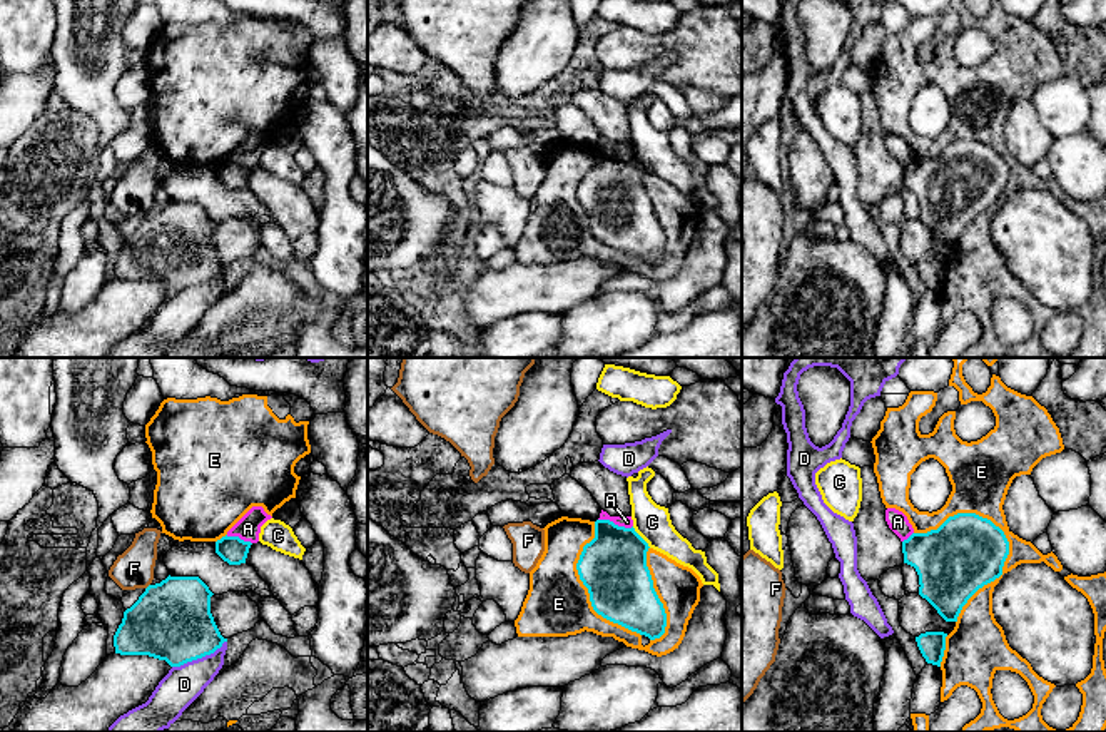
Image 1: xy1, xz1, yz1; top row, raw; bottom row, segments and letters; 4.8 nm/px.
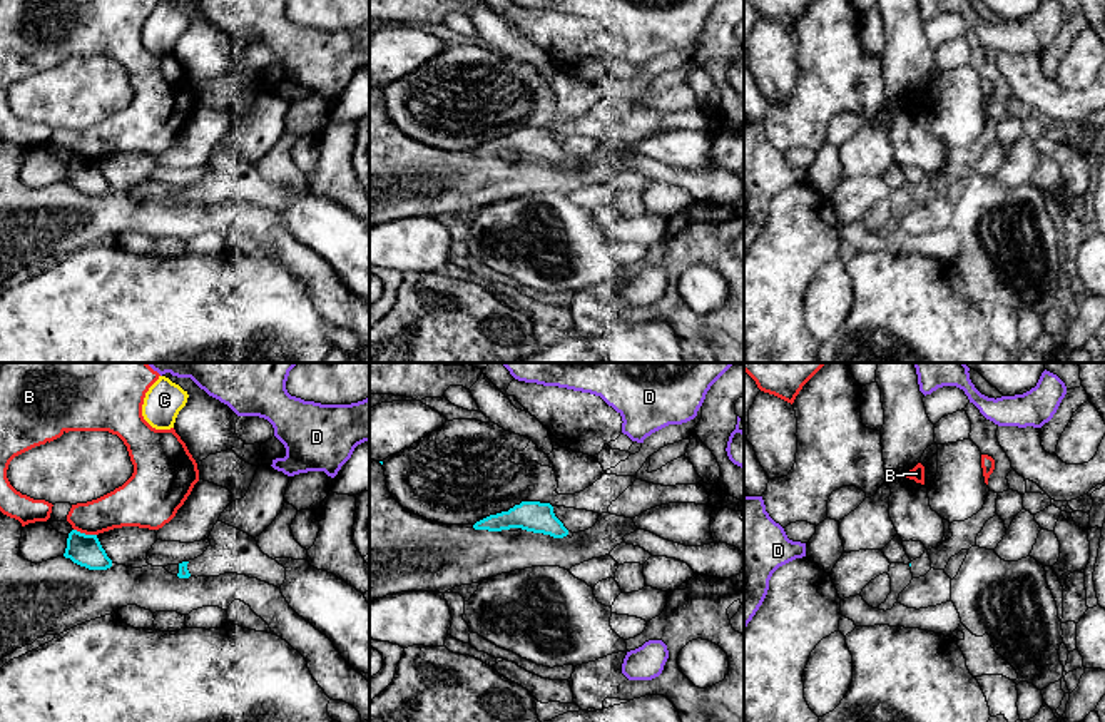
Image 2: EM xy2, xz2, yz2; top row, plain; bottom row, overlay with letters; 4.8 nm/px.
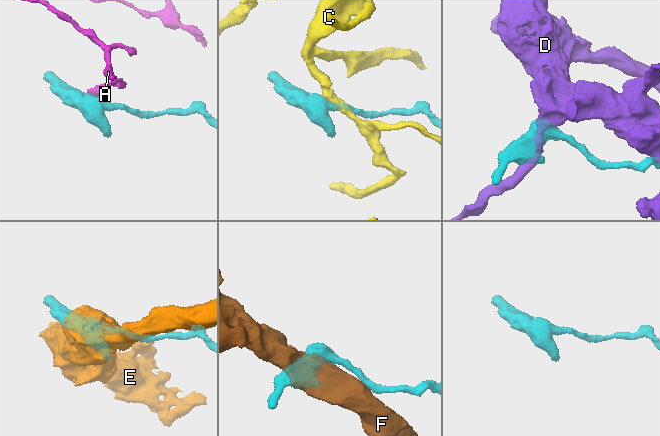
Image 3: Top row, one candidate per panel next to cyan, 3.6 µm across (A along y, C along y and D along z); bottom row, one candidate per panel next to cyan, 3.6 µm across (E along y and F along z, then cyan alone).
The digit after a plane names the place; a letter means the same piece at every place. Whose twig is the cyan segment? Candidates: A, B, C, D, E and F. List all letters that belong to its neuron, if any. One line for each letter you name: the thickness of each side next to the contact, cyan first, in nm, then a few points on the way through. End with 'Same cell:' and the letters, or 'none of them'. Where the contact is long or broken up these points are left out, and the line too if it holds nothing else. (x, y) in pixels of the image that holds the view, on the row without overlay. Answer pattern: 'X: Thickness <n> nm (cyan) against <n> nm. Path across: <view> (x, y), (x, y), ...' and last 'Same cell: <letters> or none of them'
Same cell: none of them

